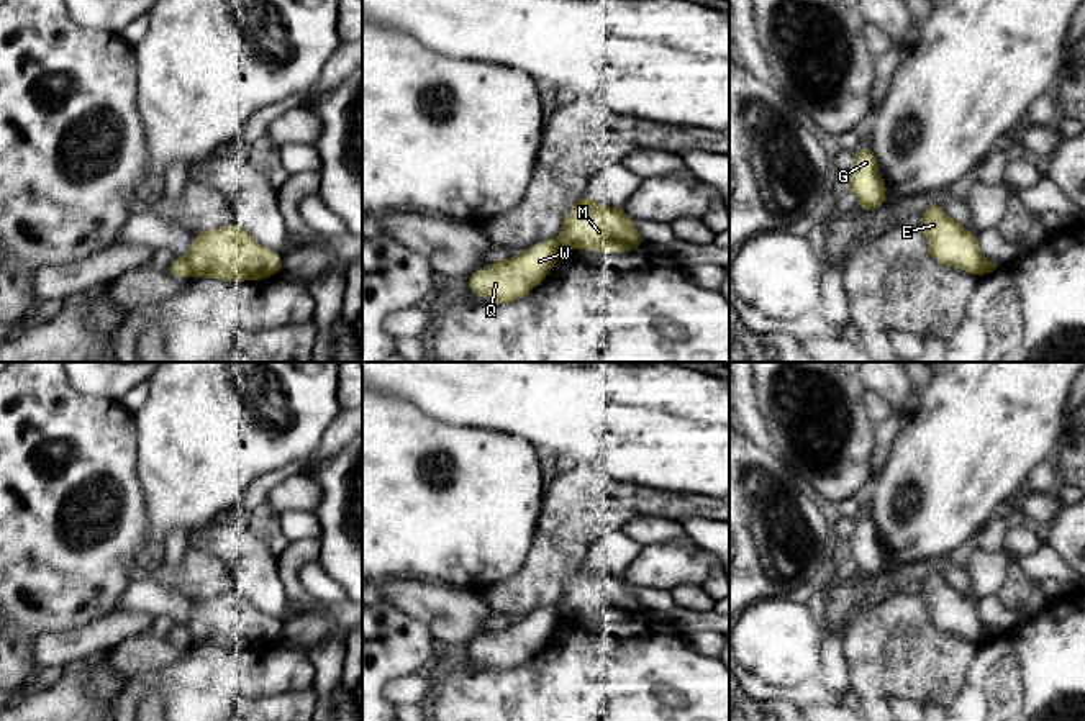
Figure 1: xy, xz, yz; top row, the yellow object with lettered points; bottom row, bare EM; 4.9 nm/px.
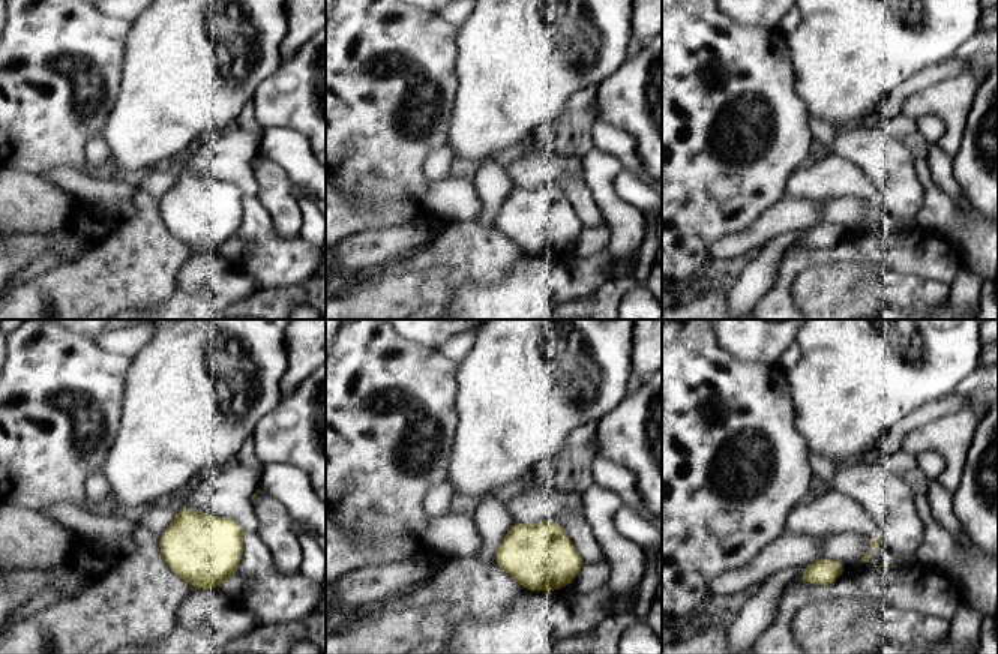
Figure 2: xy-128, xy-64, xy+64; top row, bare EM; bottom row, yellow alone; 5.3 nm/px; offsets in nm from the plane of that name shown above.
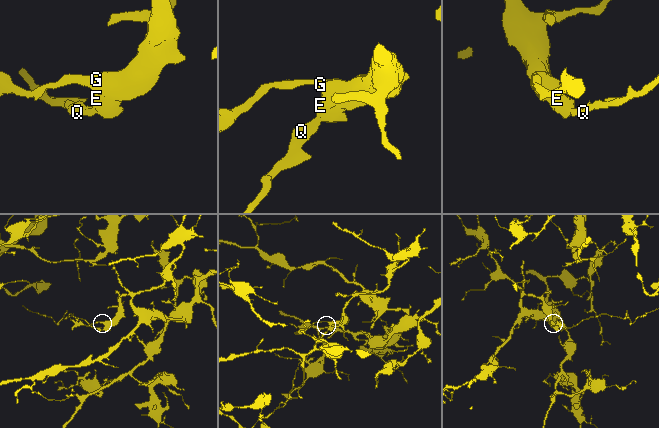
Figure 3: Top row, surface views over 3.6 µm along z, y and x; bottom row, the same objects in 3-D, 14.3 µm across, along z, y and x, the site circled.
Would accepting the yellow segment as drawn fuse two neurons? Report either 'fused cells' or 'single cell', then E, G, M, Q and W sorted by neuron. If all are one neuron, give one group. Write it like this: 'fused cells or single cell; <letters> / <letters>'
fused cells; E G M / Q W

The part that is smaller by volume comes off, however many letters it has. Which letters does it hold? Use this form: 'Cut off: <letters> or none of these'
Cut off: Q, W

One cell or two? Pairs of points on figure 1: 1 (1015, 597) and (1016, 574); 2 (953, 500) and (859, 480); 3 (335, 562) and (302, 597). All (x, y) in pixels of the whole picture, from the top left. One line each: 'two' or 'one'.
1: one
2: two
3: two

